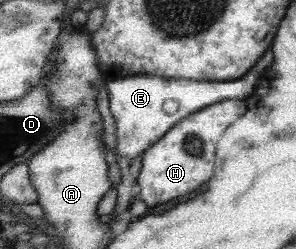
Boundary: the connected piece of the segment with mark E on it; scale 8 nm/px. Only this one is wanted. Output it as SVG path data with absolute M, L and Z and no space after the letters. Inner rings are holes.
M266 52L258 64L250 68L240 79L222 82L200 82L200 80L174 80L174 78L156 78L156 76L125 76L117 79L106 80L109 110L116 125L116 150L120 156L134 158L144 148L148 148L152 142L156 142L174 124L184 119L185 116L200 111L222 100L244 100L250 96L256 88L256 80L262 78L262 74L273 63L273 52ZM172 100L176 104L176 110L167 114L163 109L164 102Z

